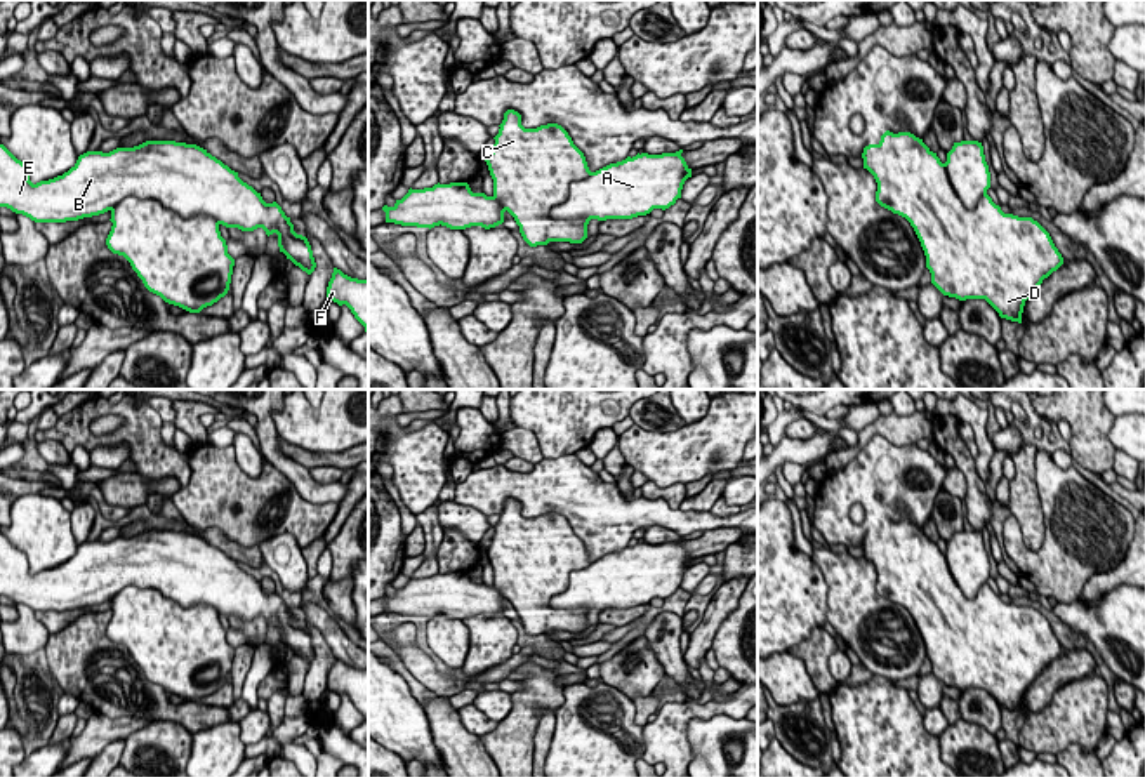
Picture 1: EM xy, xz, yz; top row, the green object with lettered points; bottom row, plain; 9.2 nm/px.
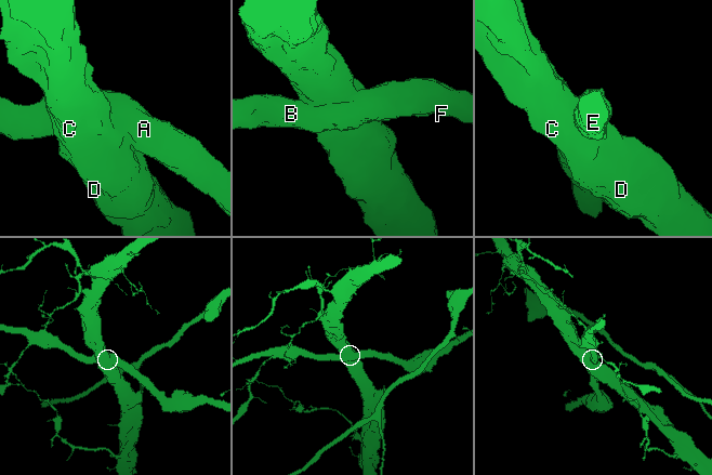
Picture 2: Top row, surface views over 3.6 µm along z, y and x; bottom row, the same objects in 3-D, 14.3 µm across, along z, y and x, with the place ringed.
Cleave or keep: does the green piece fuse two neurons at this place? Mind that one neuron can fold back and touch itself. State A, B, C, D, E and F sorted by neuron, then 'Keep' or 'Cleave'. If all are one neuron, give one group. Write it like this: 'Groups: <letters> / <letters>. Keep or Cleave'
Groups: A B E F / C D. Cleave

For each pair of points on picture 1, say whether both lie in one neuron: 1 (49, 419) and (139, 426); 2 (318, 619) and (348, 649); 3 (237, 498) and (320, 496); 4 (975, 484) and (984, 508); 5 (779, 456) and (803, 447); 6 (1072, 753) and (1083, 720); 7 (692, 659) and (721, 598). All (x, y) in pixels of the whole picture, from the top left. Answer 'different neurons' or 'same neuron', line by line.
1: different neurons
2: same neuron
3: different neurons
4: same neuron
5: same neuron
6: different neurons
7: same neuron

